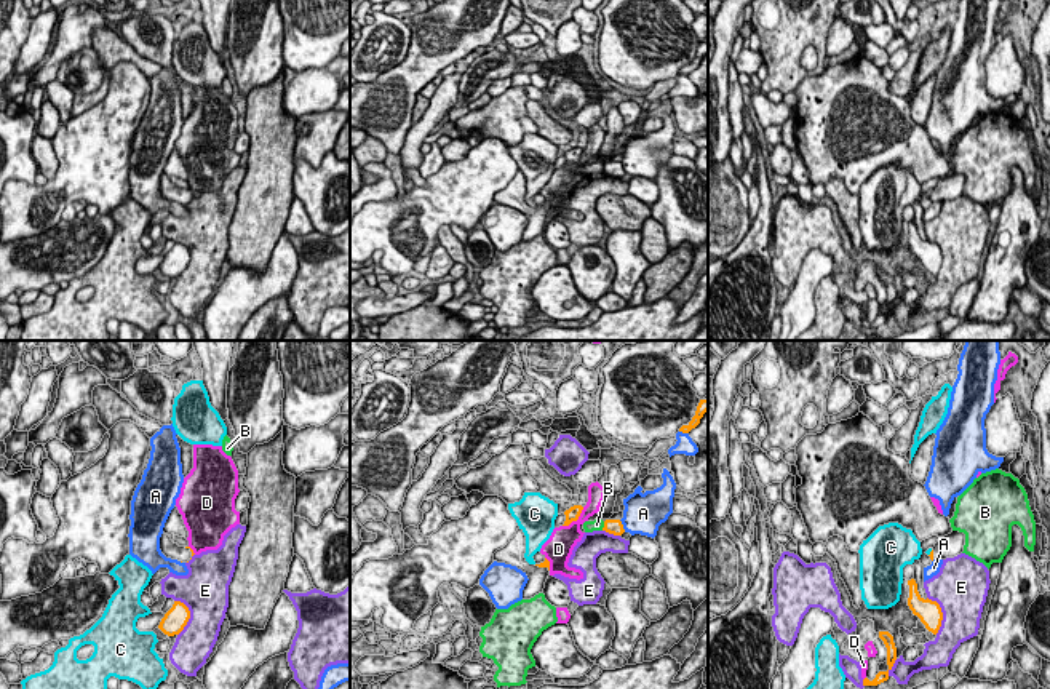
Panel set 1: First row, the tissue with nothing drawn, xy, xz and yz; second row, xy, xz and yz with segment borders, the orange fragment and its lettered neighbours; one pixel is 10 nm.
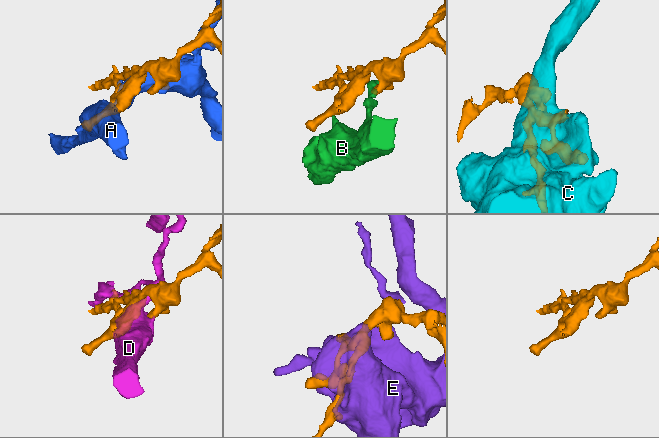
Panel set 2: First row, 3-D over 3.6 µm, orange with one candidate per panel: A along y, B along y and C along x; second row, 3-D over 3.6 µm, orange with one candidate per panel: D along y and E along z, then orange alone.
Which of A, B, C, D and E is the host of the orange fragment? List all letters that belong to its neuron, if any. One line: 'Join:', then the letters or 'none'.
Join: none

